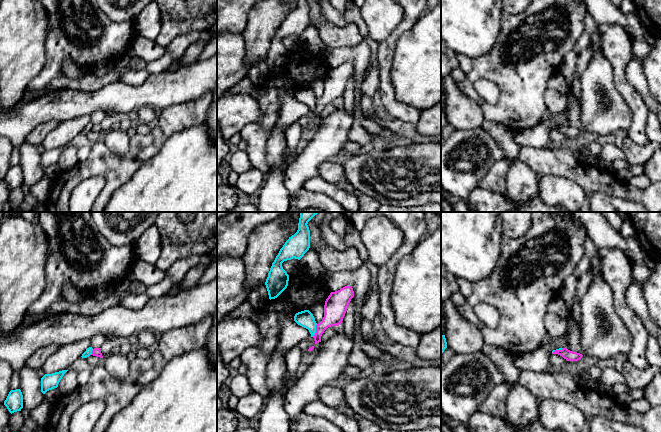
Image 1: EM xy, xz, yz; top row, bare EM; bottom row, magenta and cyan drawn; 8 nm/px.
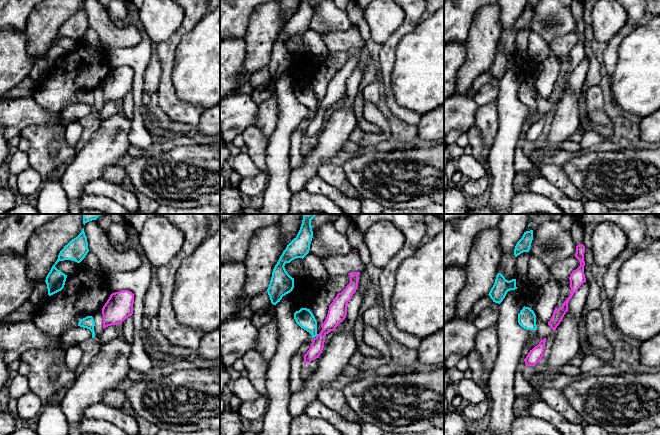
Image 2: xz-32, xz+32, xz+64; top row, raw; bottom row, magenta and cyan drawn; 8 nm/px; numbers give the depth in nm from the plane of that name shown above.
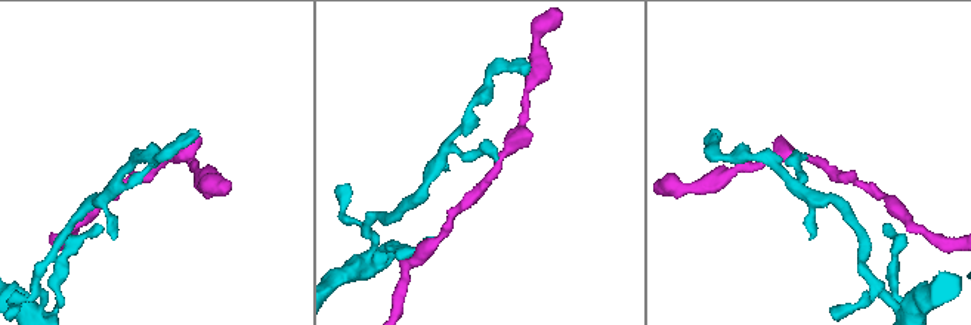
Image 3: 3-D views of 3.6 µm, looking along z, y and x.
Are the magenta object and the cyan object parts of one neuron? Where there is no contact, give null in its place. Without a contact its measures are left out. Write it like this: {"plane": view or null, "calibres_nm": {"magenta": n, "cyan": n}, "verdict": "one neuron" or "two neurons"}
{"plane": "xz", "calibres_nm": {"magenta": 180, "cyan": 130}, "verdict": "two neurons"}

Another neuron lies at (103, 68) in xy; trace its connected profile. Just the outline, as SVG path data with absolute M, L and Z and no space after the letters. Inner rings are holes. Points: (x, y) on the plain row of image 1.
M102 62L100 64L97 64L92 70L91 73L94 75L101 77L110 72L114 67L113 62Z

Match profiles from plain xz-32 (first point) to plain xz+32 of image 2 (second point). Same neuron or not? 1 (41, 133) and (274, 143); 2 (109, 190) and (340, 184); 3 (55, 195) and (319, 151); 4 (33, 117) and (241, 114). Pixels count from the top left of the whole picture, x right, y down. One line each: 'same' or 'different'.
1: different
2: different
3: different
4: same

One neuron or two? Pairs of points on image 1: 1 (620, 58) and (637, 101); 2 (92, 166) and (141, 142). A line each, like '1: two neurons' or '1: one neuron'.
1: one neuron
2: one neuron

